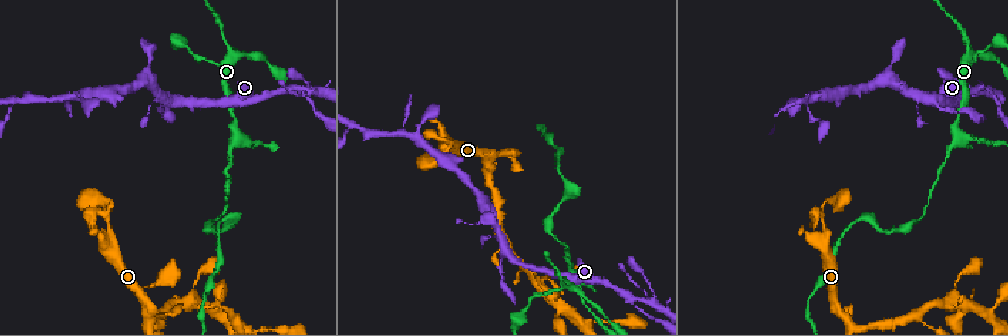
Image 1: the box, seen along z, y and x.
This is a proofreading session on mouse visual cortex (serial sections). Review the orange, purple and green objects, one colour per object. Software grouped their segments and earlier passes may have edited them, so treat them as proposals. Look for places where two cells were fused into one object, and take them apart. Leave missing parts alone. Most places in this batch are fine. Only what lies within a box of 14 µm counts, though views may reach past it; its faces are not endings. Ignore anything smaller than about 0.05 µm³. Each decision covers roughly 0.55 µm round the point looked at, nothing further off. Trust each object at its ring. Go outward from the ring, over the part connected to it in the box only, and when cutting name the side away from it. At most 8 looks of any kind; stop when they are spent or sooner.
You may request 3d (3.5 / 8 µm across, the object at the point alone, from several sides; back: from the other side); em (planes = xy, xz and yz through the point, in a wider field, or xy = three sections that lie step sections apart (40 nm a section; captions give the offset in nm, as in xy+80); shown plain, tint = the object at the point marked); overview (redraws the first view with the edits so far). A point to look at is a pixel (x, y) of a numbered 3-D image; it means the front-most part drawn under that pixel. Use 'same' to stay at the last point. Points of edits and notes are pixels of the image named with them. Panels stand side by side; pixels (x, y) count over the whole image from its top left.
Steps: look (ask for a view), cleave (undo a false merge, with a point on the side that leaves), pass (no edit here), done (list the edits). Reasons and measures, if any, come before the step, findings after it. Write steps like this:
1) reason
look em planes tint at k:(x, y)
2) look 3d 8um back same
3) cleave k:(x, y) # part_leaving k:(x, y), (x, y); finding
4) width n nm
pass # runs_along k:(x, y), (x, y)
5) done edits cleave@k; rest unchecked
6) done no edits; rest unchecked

thick turns thin
look 3d 3.5um at 1:(228, 45)

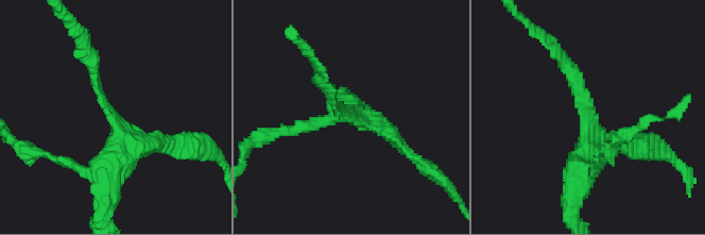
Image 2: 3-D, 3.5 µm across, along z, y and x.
arm_widths 150, 400 nm
look em xy step 2 tint at 2:(356, 118)

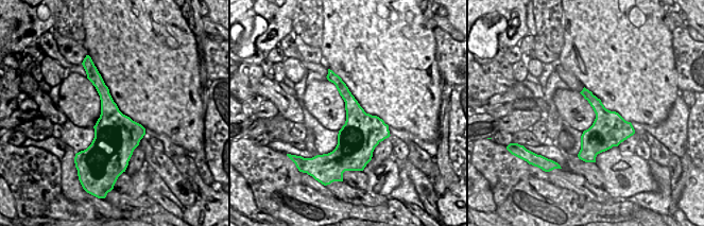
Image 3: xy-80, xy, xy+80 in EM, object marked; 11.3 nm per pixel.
pass # runs_along 2:(107, 191), (121, 132), (91, 64); continuous, no second cell

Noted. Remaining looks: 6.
three arms meet
look 3d 3.5um back at 1:(289, 88)

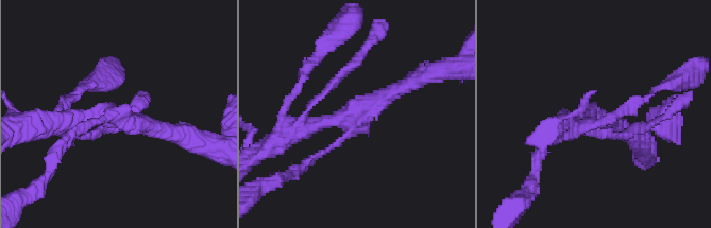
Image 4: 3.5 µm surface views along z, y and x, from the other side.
arms 3; arm_widths 100, 250, 250 nm
look em planes tint at 4:(351, 121)

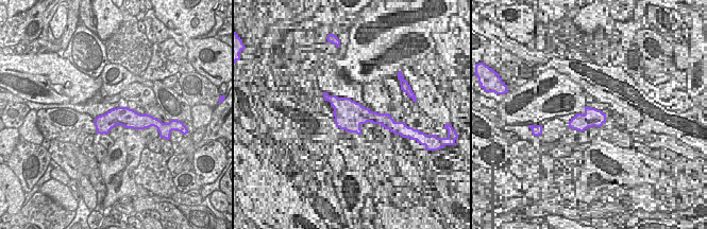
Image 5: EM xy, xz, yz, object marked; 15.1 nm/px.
cut it another way
look em xy step 2 tint same

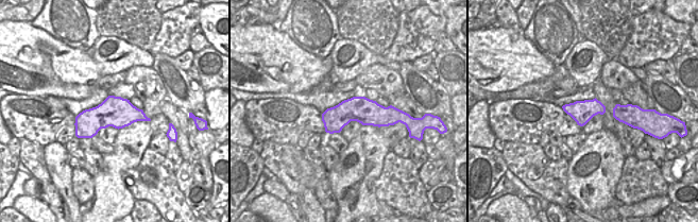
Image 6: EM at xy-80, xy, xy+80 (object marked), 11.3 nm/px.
width 300 nm
pass # runs_along 4:(411, 81), (352, 119), (287, 138); continuous, no second cell

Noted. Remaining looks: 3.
a fork
look 3d 3.5um at 1:(235, 135)

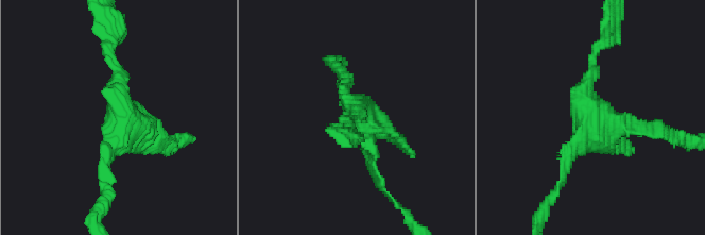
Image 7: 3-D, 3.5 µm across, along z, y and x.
look em xy step 1 tint at 7:(585, 119)

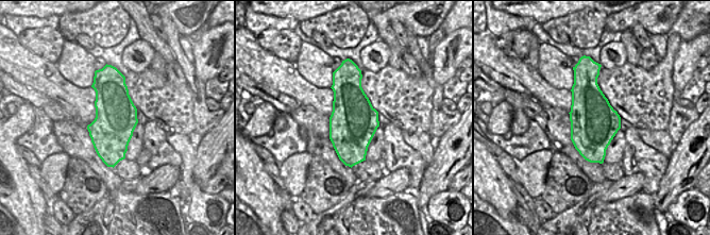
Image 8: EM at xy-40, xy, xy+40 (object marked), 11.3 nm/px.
look em xy step 5 tint same

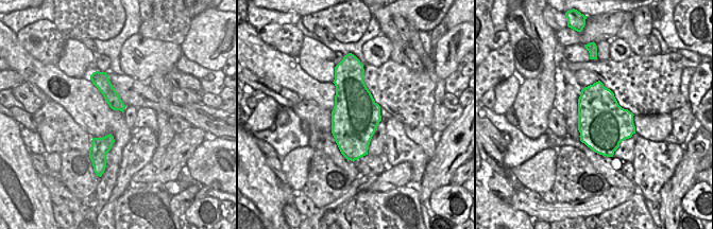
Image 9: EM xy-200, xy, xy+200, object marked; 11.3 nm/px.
pass # runs_along 7:(596, 54), (563, 182); one cell here

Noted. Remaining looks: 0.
done no edits; rest unchecked

